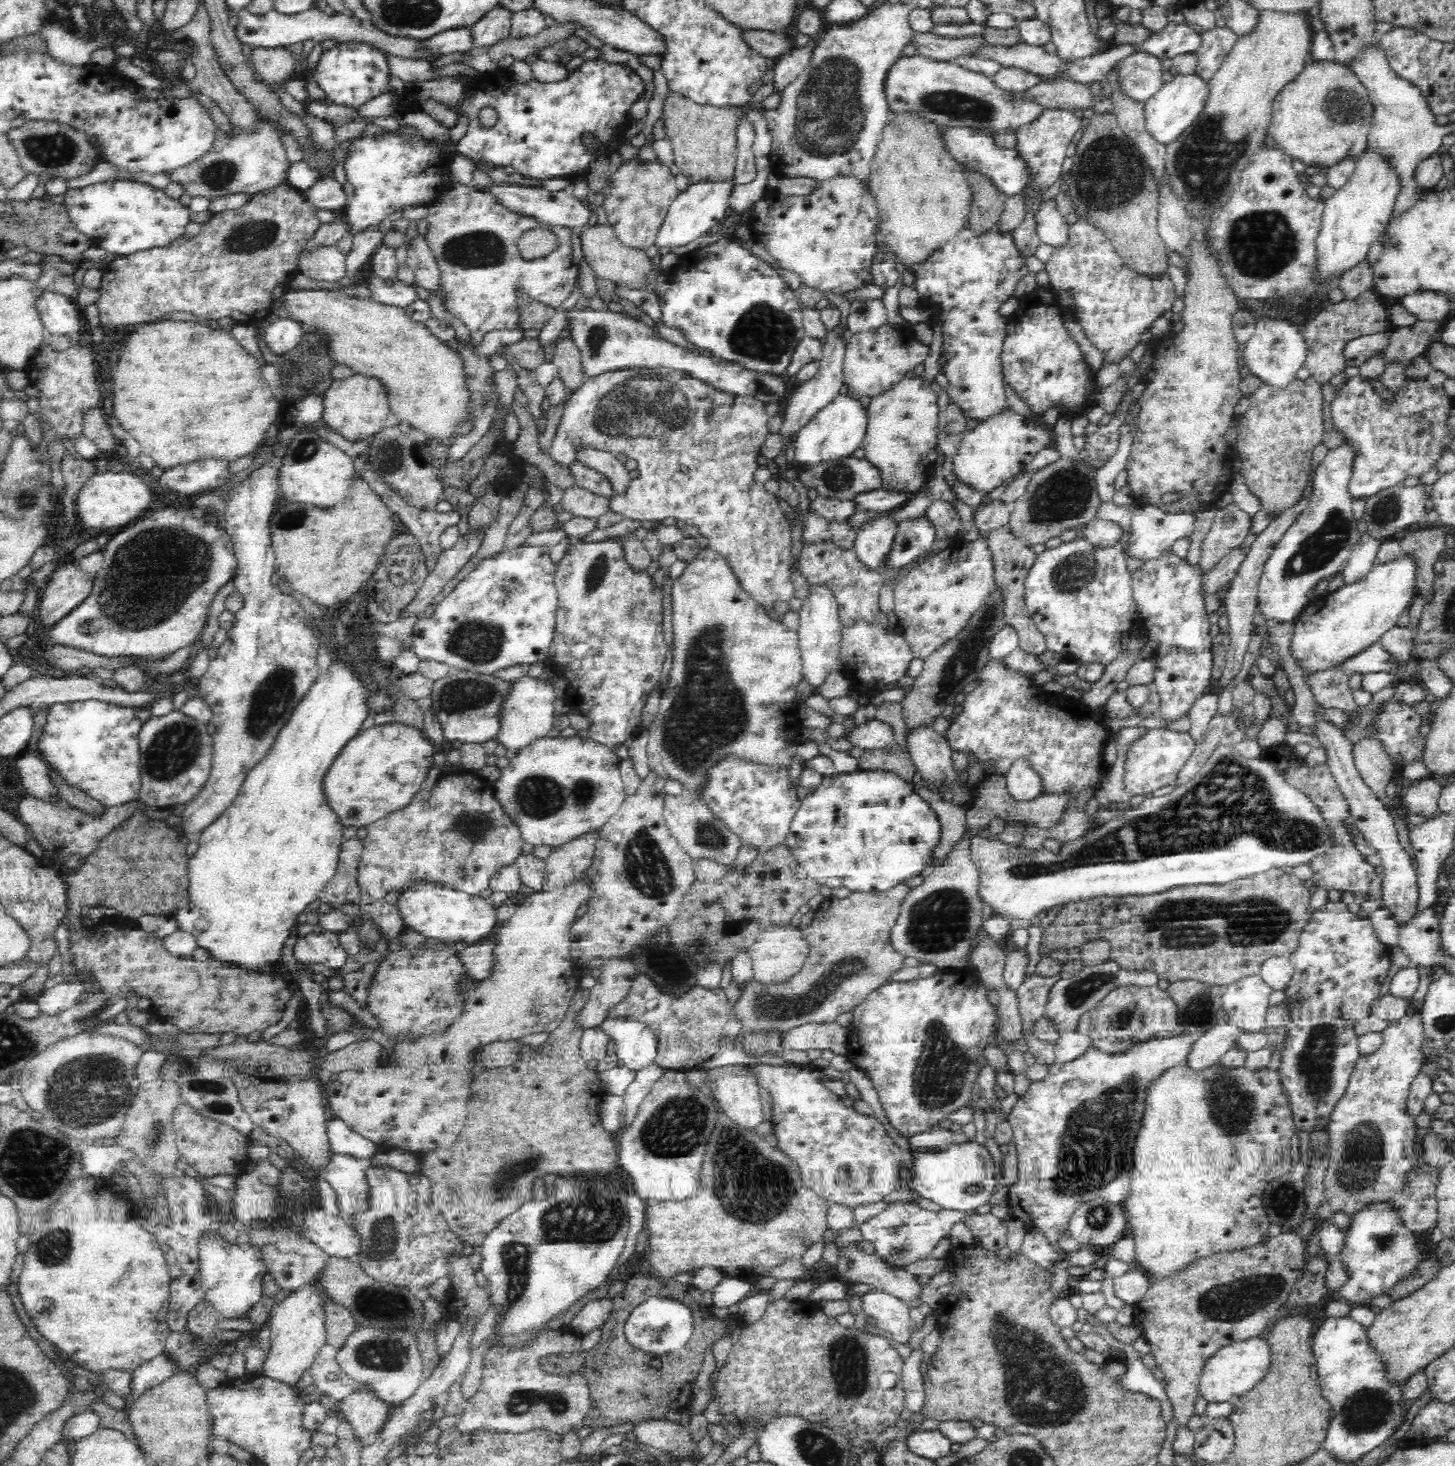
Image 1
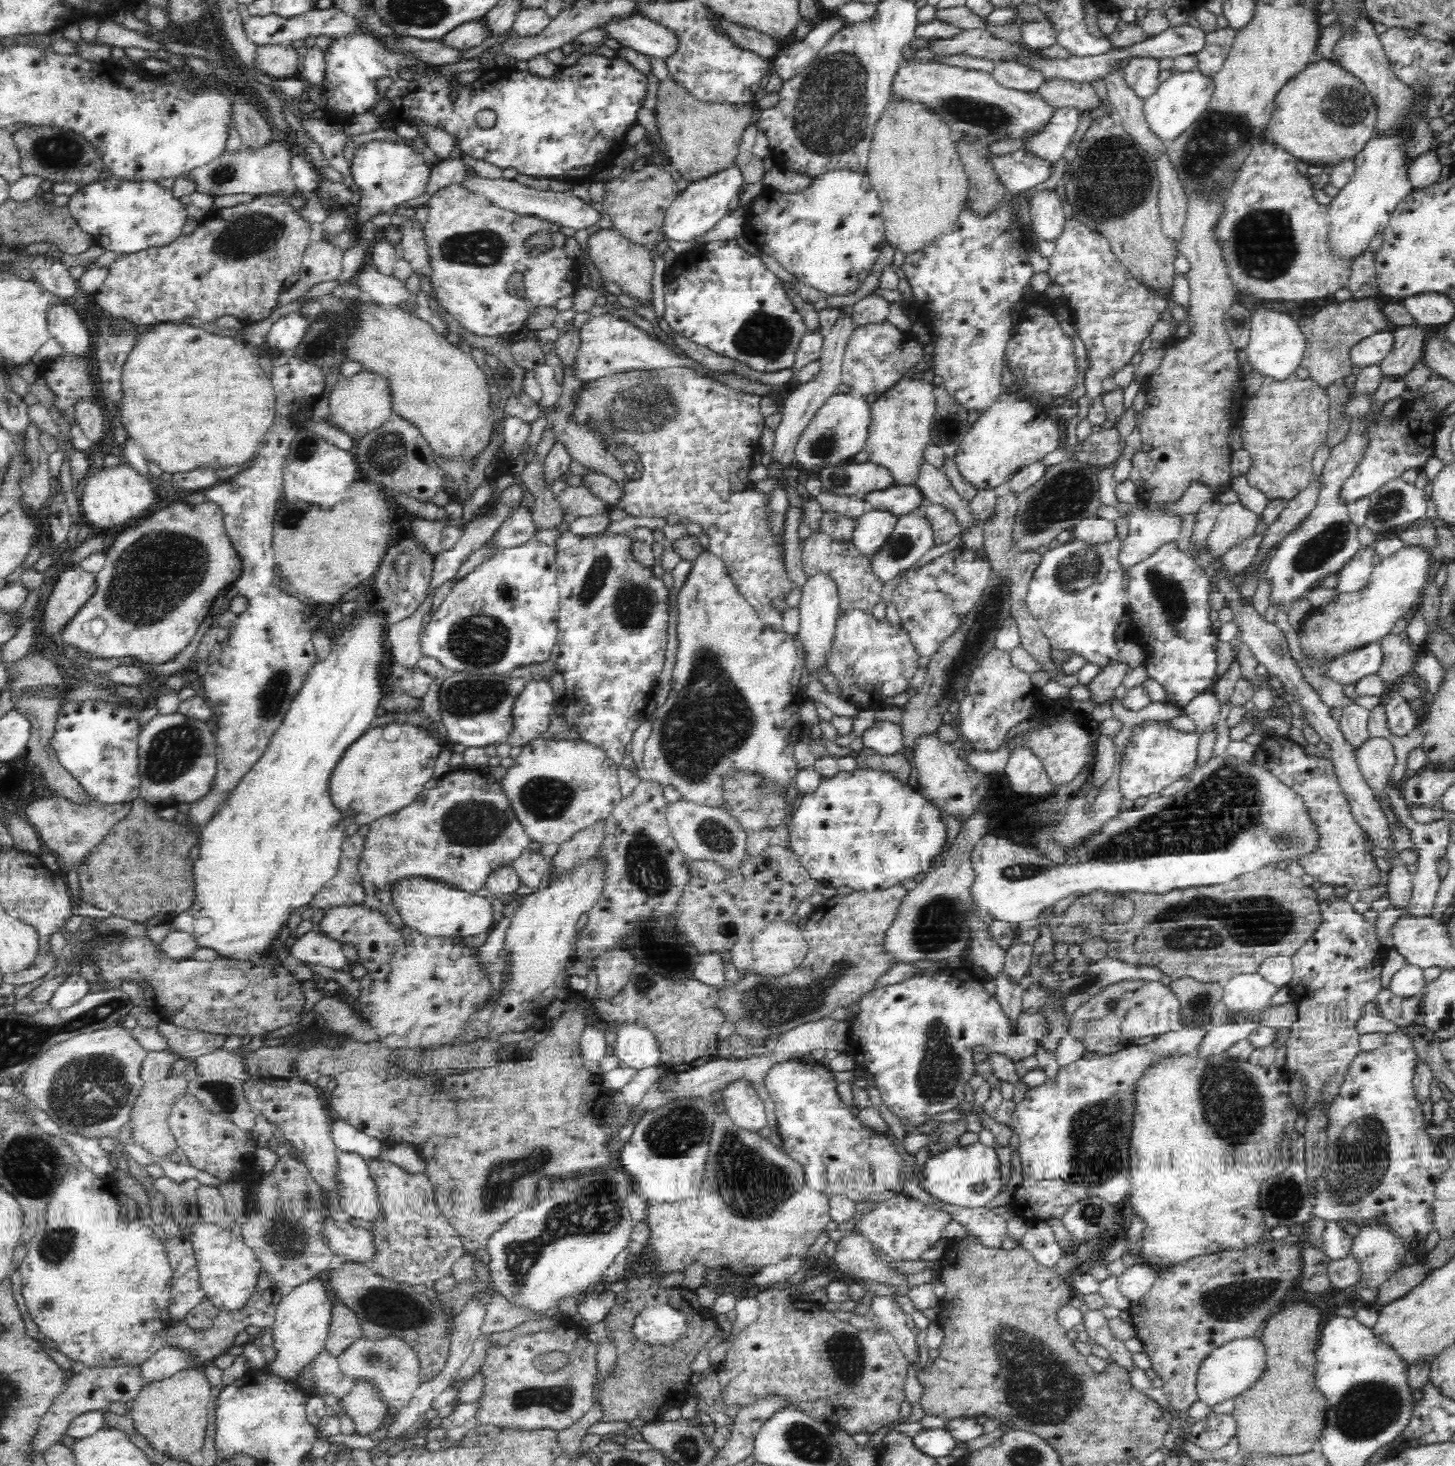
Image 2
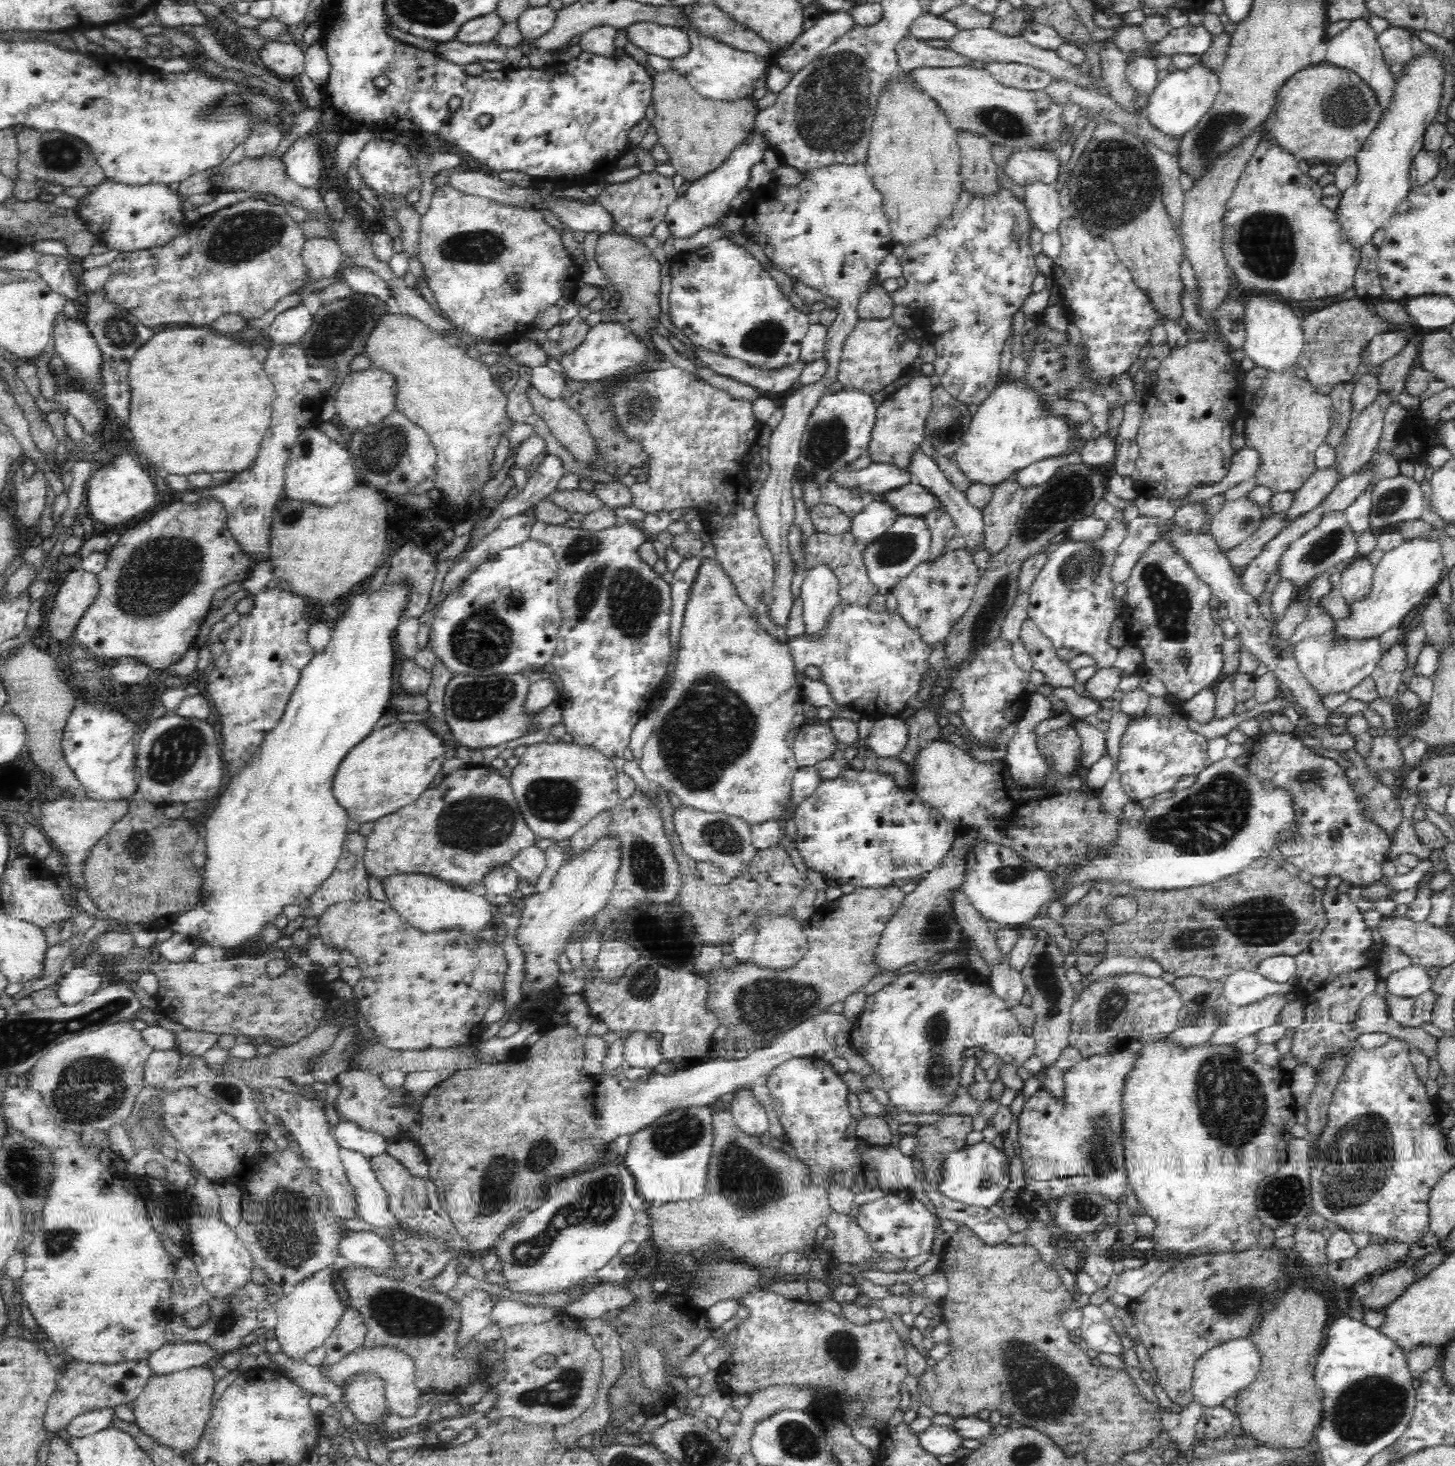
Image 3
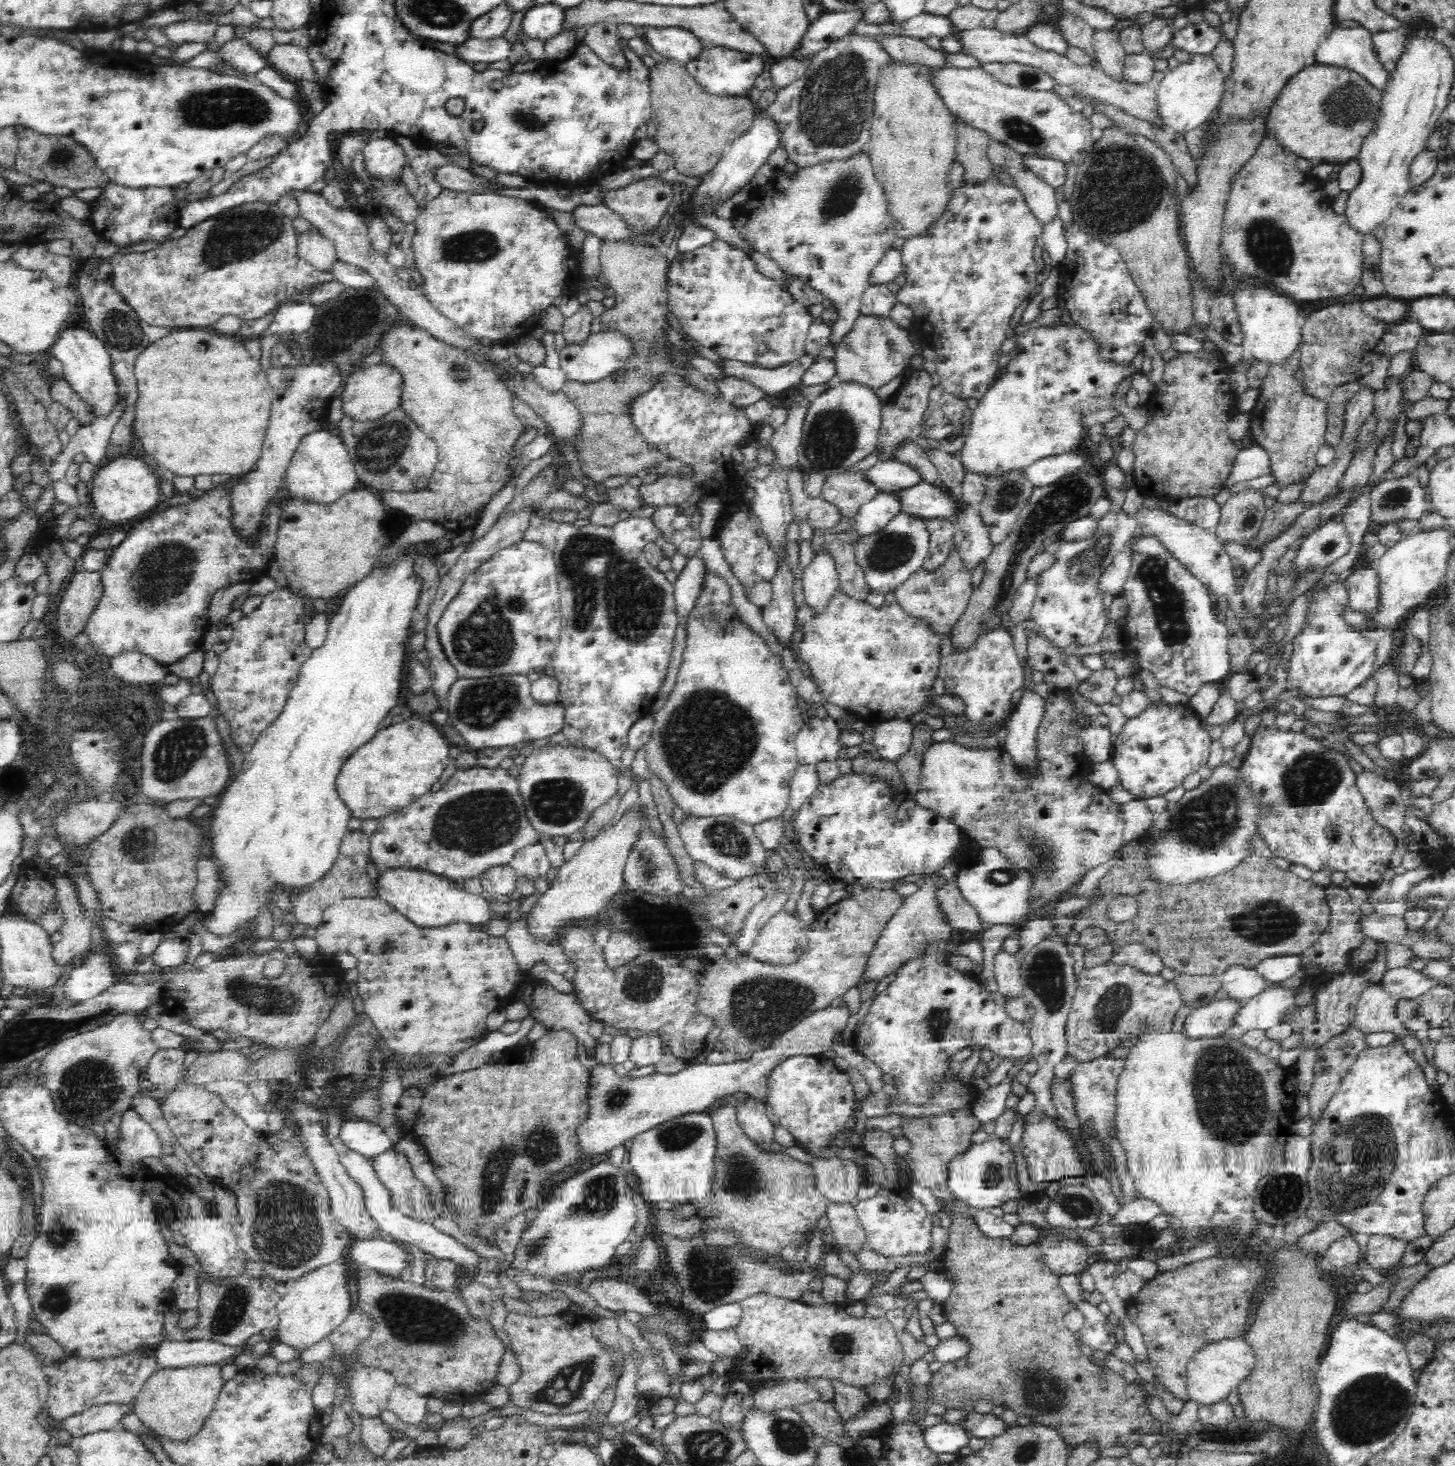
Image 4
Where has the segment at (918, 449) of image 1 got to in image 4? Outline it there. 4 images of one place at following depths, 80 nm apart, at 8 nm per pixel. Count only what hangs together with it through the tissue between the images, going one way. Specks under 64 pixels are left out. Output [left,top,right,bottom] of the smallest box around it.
[876,368,932,459]

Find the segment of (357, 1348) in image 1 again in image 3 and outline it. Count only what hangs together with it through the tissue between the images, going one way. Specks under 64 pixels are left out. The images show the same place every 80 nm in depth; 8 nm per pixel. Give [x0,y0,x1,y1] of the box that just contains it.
[325,1345,421,1418]

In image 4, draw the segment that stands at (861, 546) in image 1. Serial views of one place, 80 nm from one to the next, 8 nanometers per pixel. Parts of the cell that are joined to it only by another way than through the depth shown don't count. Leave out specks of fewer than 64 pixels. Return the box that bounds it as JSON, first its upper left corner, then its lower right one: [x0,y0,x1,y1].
[853,491,902,534]

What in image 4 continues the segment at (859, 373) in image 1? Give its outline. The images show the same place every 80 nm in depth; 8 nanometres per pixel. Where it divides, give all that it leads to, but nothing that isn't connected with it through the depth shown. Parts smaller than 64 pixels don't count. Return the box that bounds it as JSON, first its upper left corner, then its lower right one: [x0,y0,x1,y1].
[833,316,915,390]

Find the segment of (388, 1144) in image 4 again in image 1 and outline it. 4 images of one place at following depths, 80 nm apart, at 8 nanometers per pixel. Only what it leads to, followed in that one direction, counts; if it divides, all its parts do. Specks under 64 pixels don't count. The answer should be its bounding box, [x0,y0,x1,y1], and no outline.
[326,1118,377,1162]

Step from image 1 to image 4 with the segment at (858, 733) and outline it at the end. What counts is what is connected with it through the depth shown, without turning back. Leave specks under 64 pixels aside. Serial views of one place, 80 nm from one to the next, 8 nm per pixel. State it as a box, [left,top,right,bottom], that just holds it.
[872,720,914,763]

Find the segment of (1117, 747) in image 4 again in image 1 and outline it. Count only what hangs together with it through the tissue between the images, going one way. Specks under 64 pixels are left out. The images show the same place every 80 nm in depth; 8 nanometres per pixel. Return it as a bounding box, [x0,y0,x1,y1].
[1124,728,1196,796]

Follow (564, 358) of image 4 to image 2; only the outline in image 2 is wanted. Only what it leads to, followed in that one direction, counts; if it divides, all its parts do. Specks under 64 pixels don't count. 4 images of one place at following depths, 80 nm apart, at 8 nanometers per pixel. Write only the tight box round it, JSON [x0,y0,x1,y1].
[569,313,694,383]

